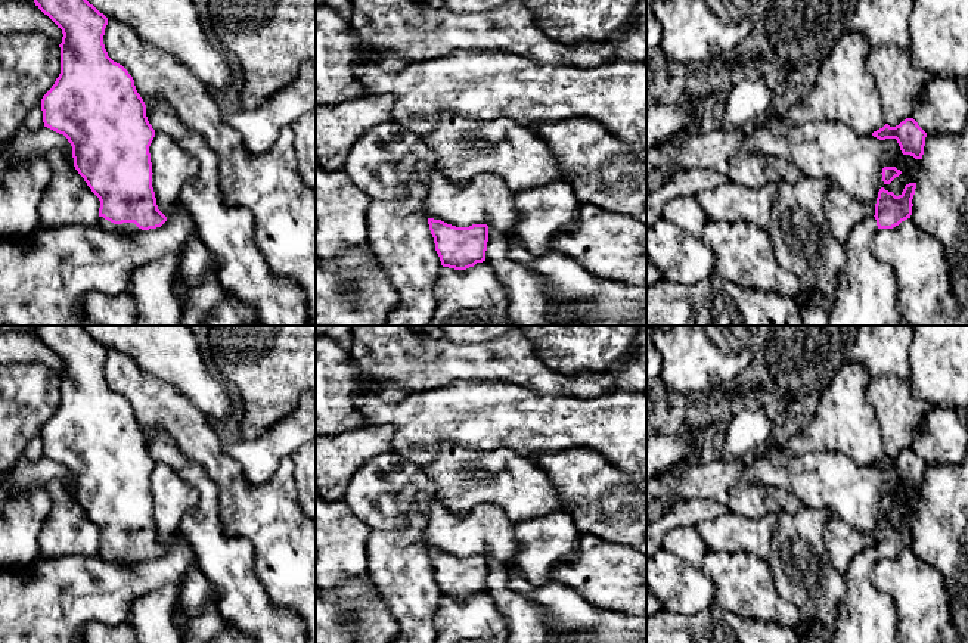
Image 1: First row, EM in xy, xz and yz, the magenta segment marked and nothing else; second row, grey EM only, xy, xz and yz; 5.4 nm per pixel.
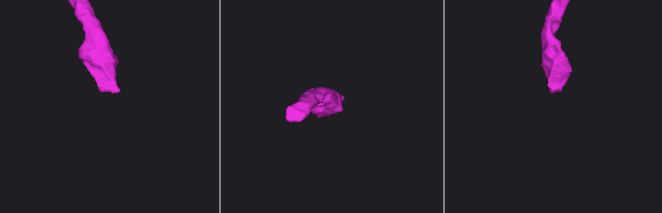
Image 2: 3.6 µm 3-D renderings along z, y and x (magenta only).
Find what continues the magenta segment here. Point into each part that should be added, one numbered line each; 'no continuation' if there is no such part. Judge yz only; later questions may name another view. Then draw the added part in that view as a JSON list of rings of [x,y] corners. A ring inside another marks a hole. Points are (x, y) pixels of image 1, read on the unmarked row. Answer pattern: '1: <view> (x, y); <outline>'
1: yz (868, 615); [[[875,547],[854,556],[844,575],[847,591],[829,643],[899,643],[896,606],[872,584]]]

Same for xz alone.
no continuation

